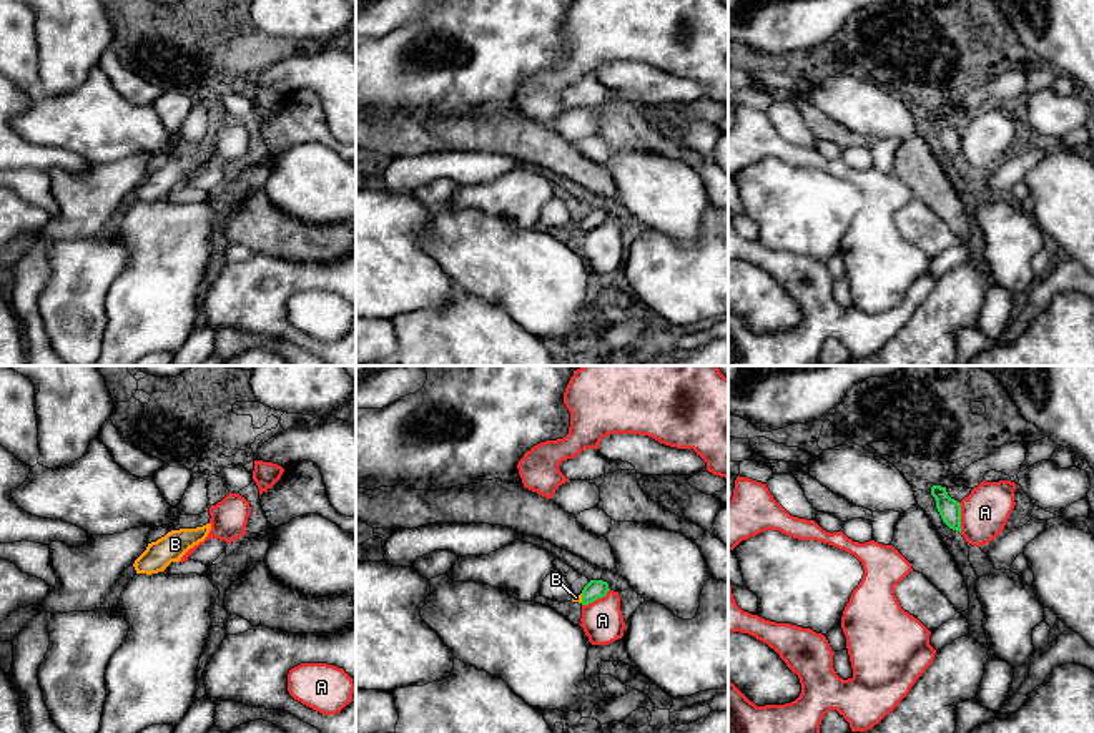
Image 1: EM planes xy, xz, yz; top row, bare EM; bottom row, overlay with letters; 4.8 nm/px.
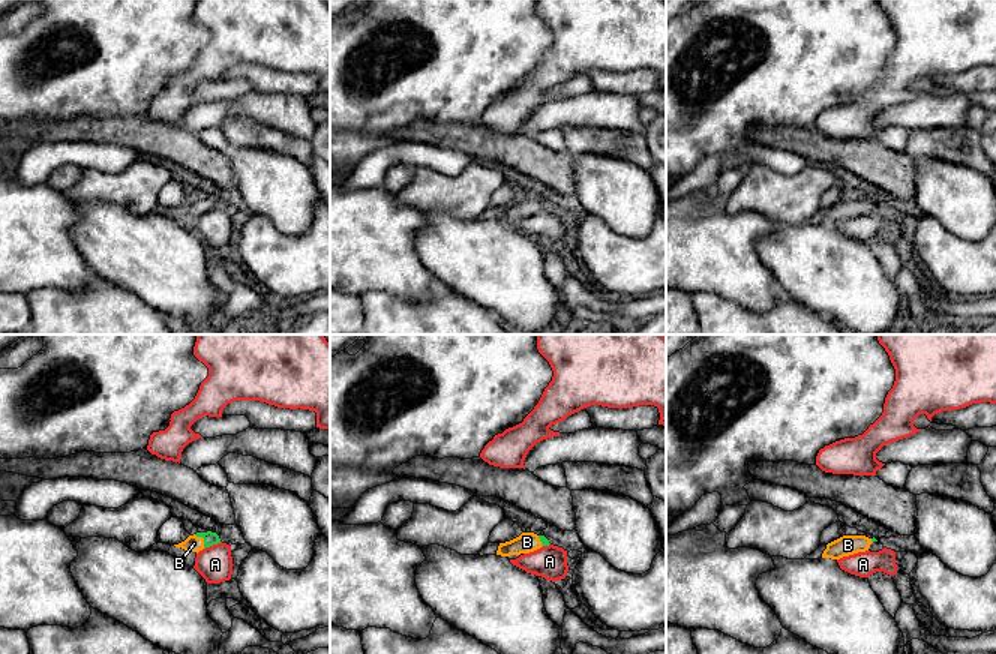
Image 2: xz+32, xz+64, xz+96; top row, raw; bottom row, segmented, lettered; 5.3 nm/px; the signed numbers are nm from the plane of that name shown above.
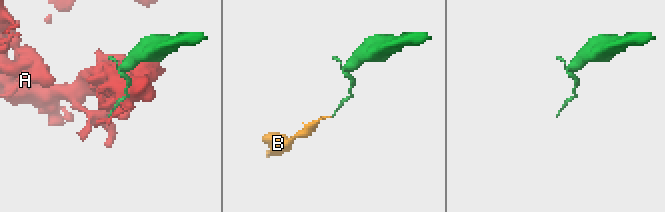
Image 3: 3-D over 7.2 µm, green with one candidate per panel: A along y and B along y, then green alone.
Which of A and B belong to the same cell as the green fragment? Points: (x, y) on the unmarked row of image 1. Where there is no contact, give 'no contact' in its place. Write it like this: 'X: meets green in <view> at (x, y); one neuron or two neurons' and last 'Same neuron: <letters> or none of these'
A: meets green in yz at (960, 145); two neurons
B: meets green in xz at (582, 226); one neuron
Same neuron: B

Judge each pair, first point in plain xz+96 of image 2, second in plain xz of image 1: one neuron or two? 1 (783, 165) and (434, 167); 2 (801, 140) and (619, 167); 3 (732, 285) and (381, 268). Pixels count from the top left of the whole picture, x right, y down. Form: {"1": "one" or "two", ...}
{"1": "one", "2": "two", "3": "one"}

